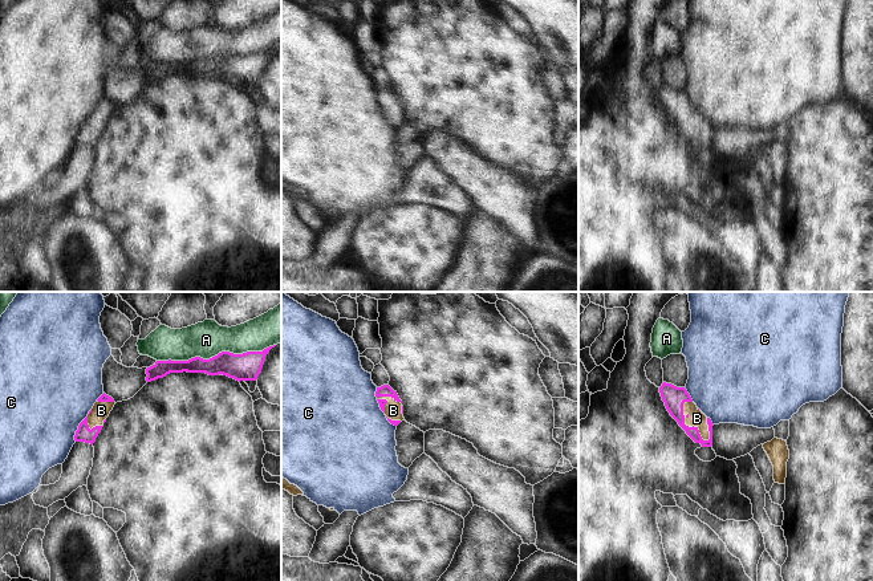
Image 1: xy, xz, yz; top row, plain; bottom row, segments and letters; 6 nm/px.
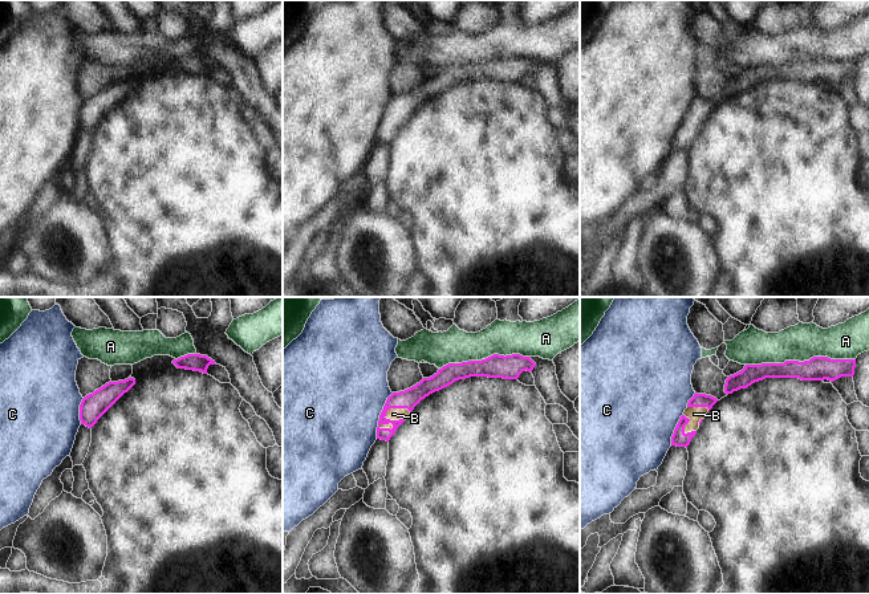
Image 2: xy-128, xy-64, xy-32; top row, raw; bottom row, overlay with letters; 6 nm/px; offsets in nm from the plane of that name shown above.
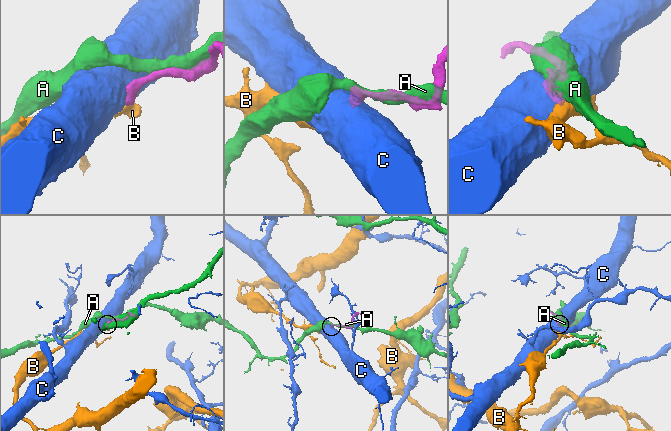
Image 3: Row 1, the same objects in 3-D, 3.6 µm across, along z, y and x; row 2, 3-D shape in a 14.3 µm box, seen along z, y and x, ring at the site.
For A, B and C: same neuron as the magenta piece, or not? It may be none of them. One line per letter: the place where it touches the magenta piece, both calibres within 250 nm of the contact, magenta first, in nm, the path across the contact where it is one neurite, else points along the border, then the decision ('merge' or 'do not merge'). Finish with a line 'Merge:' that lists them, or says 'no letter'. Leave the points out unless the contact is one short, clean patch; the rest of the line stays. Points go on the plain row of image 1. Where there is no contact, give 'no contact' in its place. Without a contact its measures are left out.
A: contact xy (215, 59); calibres 170 and 220 nm; do not merge
B: contact yz (687, 129); calibres 130 and 100 nm; way yz (674, 100), (683, 113), (687, 129), (697, 121); merge
C: contact xy (80, 128); calibres 100 and 480 nm; border xy (90, 112), (80, 126), (74, 143); do not merge
Merge: B

